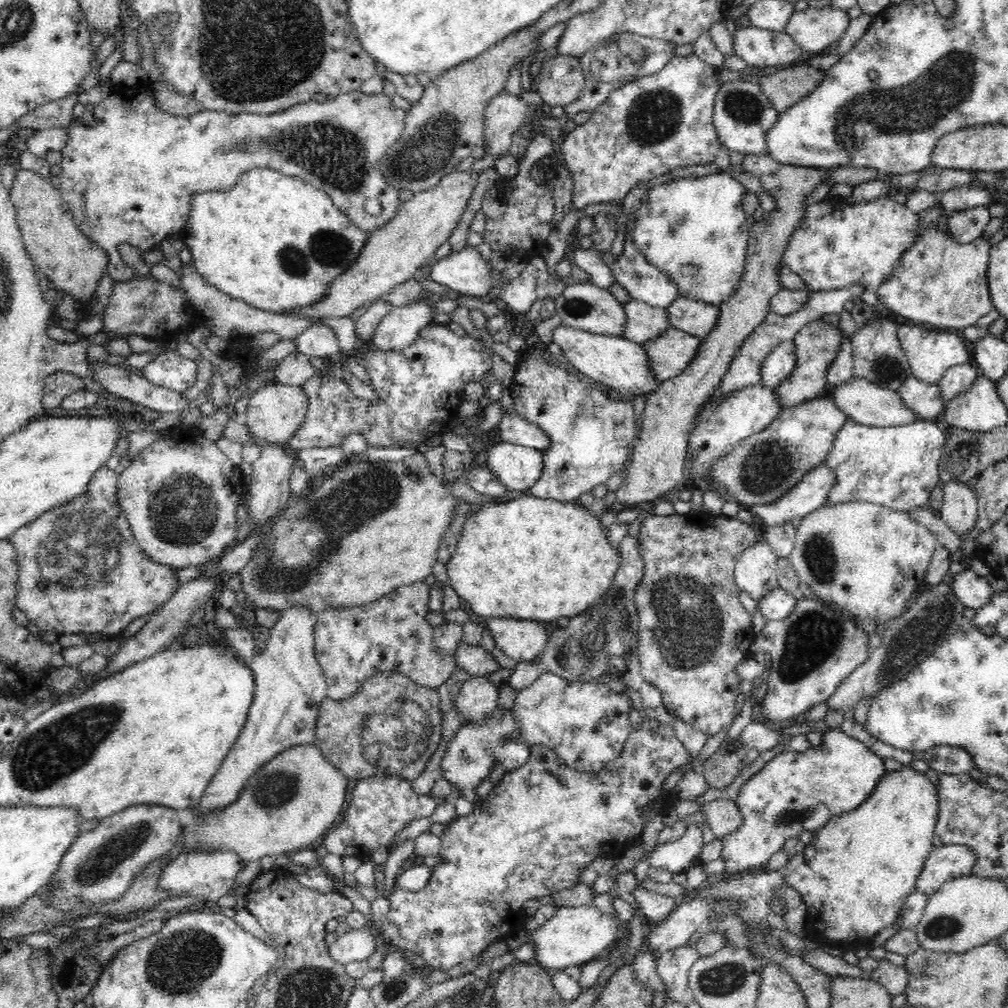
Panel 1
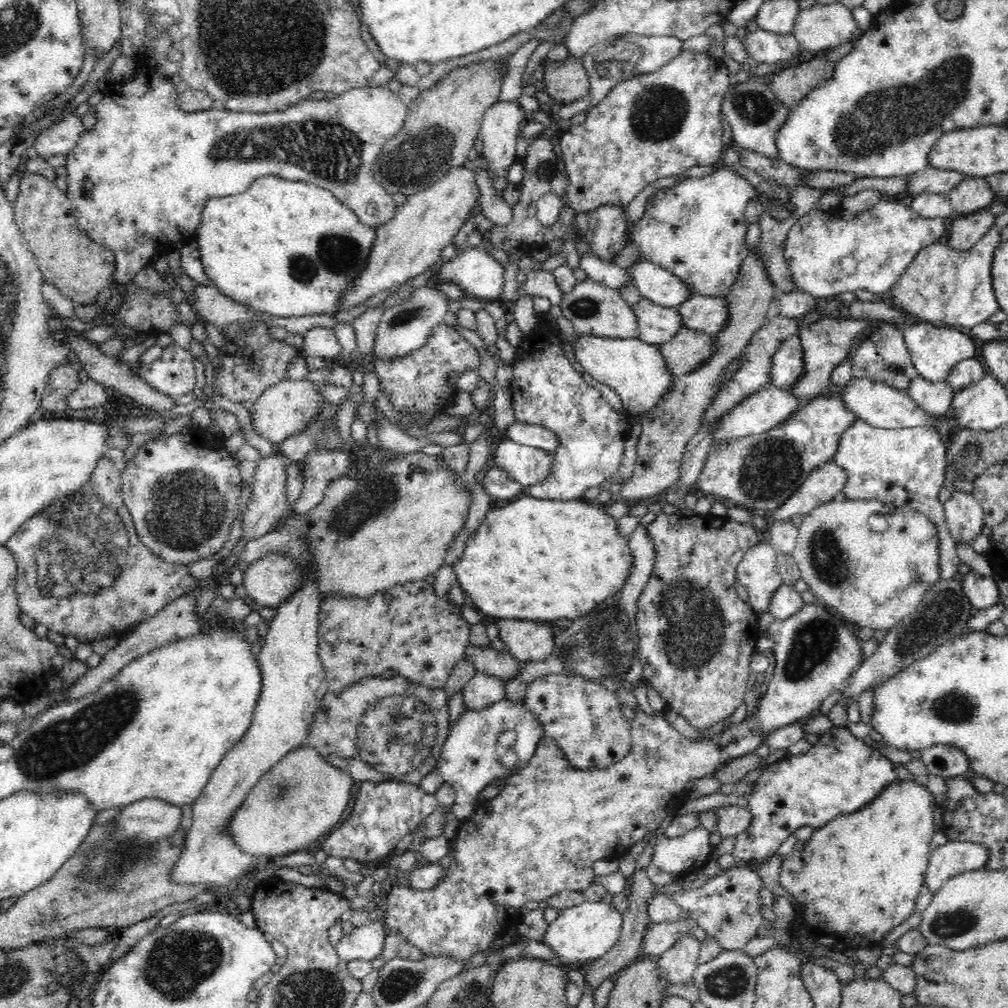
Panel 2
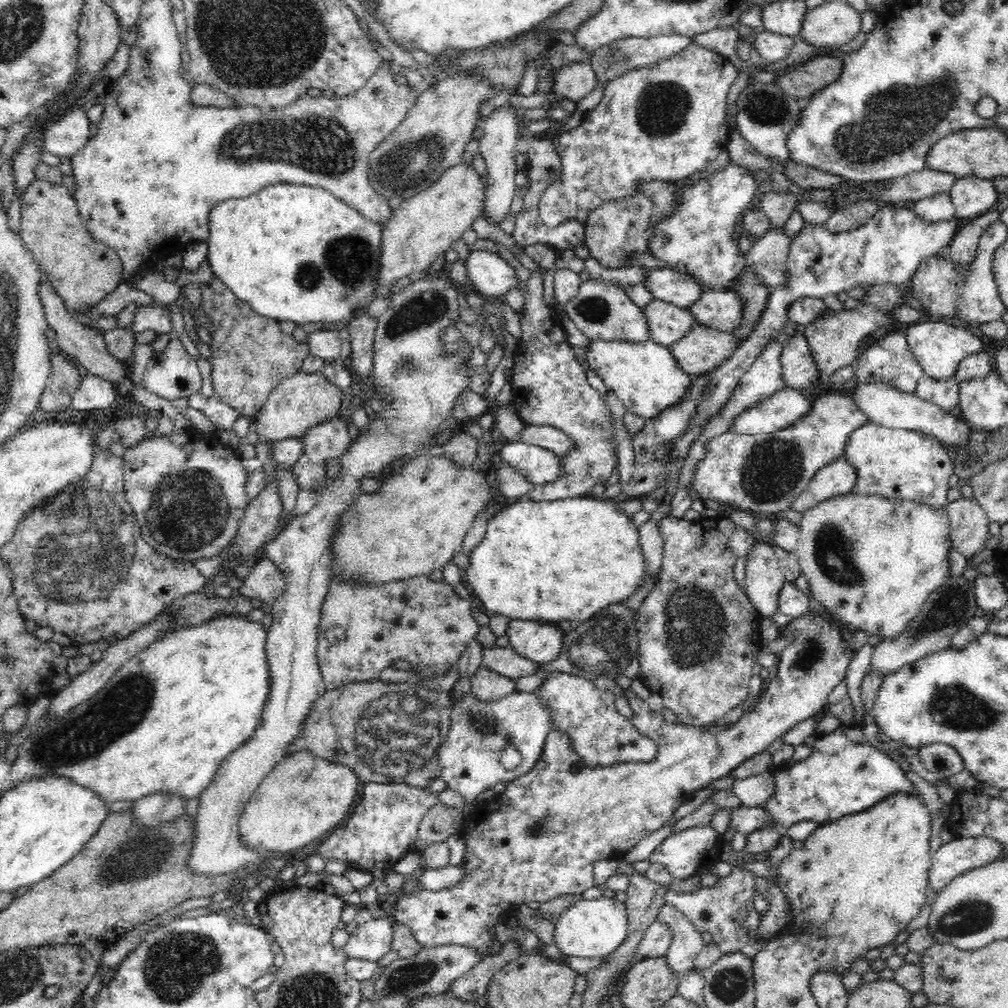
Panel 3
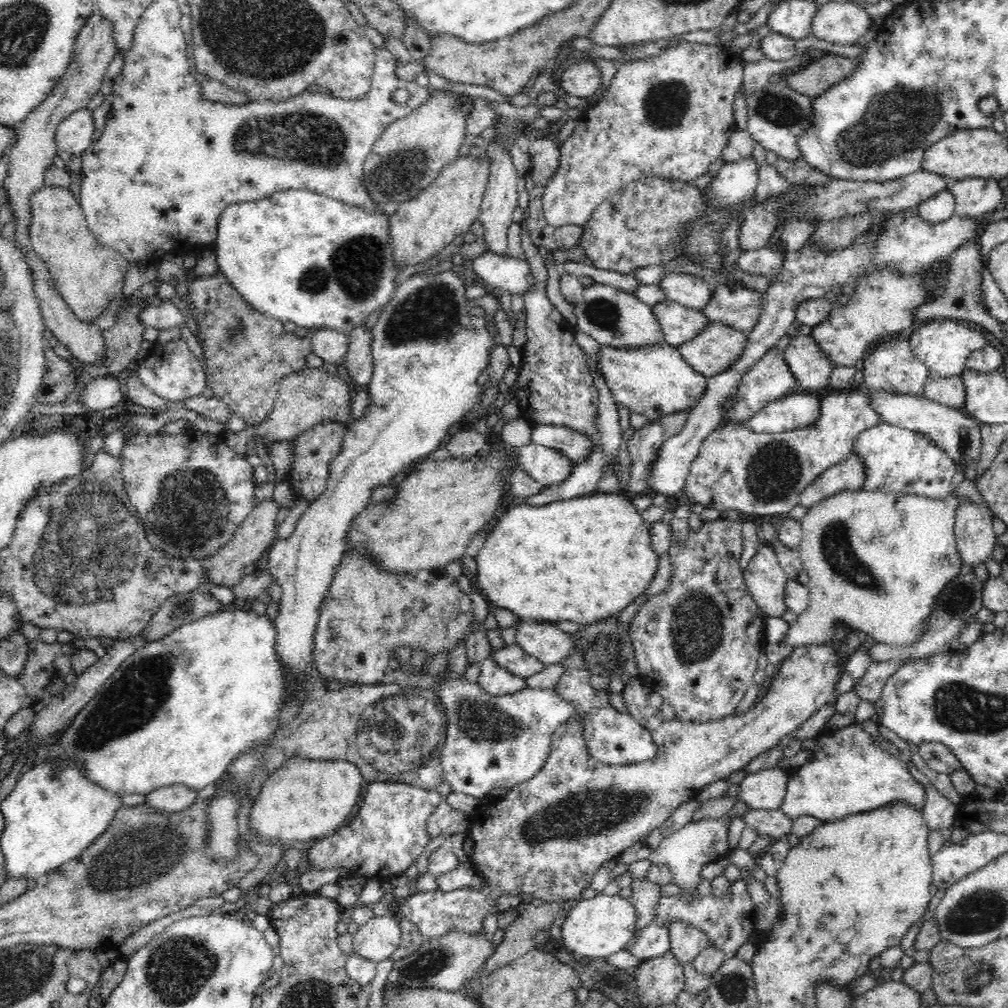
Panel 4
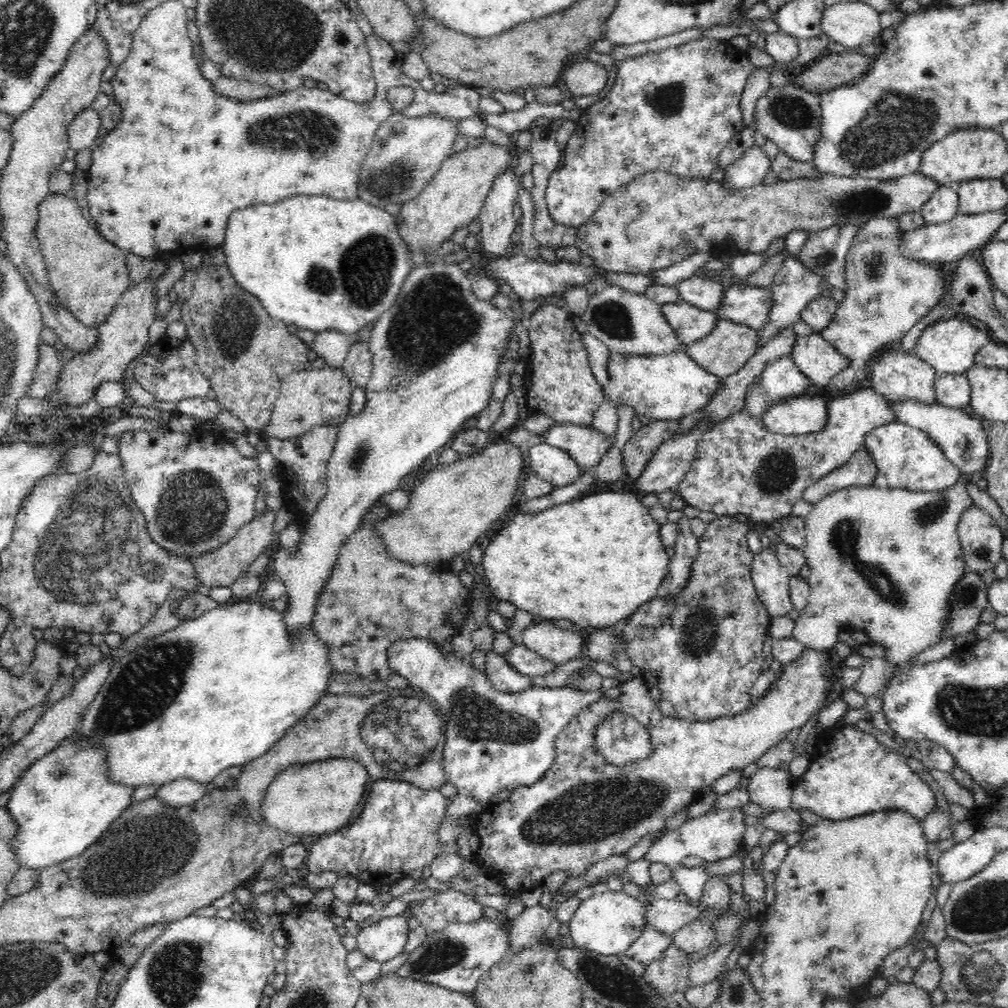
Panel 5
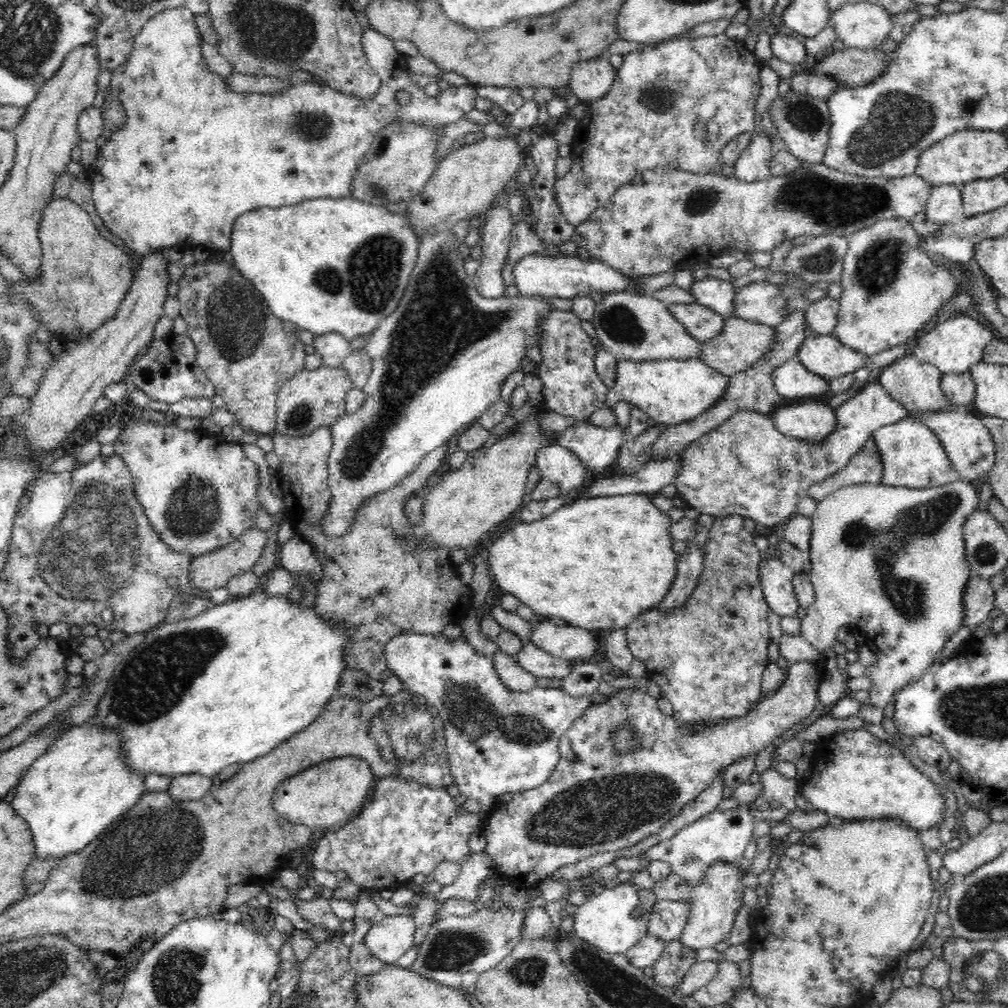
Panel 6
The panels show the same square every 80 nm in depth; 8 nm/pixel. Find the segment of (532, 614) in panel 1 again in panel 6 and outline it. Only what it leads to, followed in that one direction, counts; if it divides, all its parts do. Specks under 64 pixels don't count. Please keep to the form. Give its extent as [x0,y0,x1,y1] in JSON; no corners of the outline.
[487,494,678,634]

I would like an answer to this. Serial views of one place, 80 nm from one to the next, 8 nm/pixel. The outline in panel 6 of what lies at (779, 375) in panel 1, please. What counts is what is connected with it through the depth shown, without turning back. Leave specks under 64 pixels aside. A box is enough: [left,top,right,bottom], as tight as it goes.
[796,334,867,381]

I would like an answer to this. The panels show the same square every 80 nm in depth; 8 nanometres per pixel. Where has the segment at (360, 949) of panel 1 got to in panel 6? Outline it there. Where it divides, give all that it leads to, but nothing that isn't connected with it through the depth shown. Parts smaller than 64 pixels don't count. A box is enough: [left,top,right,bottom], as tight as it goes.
[360,915,414,964]

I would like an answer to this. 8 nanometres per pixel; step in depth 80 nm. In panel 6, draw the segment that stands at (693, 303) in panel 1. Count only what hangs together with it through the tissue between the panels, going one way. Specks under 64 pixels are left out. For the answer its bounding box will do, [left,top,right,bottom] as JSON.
[733,281,788,327]

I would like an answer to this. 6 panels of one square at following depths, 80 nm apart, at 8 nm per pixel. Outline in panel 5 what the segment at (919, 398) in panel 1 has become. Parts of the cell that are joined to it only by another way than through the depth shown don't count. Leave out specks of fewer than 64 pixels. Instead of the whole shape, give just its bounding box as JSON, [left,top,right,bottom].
[934,374,971,408]

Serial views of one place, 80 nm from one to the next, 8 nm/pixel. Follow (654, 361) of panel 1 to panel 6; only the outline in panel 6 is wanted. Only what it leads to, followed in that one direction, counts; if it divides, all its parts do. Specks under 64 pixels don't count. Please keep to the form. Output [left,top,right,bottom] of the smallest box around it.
[697,315,775,378]

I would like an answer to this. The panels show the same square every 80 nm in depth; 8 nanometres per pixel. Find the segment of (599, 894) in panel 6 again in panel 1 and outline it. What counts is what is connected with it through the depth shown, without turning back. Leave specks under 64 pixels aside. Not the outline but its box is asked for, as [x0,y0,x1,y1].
[526,904,622,970]

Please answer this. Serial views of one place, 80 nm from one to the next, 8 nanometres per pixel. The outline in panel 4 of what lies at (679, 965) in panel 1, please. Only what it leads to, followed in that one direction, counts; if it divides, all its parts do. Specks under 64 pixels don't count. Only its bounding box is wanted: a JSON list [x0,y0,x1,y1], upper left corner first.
[669,919,709,964]

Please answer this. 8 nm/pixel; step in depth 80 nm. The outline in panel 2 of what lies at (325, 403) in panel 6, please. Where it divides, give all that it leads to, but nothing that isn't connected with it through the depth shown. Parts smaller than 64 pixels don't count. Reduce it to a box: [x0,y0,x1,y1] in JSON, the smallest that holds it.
[251,376,323,446]

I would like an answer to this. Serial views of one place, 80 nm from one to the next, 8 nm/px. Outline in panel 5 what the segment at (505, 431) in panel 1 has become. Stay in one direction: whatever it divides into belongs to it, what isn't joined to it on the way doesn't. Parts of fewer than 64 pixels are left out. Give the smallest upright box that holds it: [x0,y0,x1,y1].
[541,423,614,471]

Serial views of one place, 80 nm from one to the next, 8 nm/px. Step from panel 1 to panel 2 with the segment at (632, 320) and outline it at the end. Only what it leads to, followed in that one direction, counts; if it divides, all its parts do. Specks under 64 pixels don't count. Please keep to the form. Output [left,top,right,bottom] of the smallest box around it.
[633,299,683,345]

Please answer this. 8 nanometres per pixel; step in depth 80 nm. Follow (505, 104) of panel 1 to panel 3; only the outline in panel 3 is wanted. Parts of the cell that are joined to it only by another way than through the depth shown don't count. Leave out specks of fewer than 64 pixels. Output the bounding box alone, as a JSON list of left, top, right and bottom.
[479,104,520,225]

